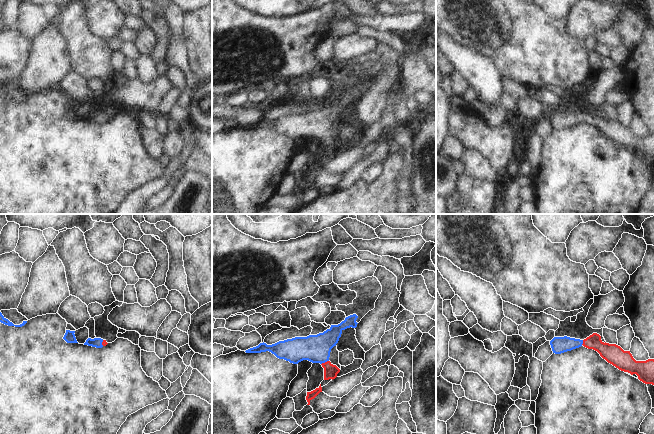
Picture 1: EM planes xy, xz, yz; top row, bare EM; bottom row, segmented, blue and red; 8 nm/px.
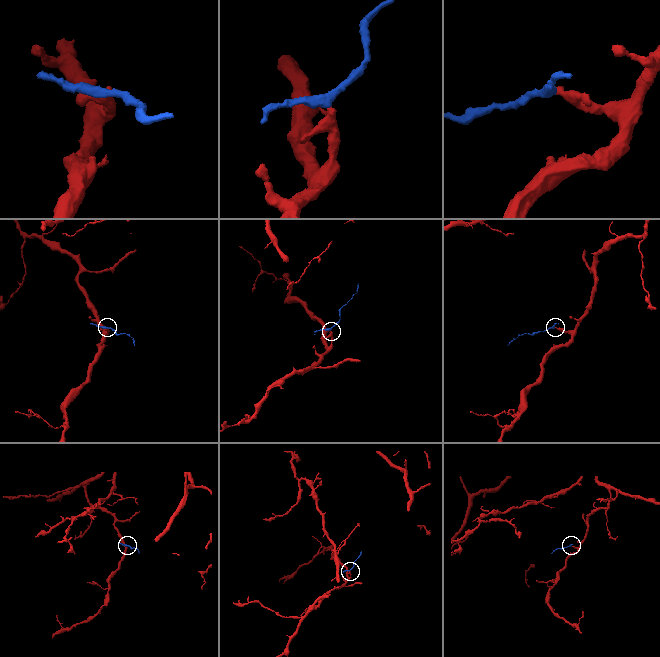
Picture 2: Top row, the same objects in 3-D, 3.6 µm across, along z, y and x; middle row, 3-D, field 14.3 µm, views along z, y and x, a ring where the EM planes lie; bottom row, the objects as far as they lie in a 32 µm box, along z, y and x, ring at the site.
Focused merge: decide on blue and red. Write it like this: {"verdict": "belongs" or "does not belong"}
{"verdict": "belongs"}

